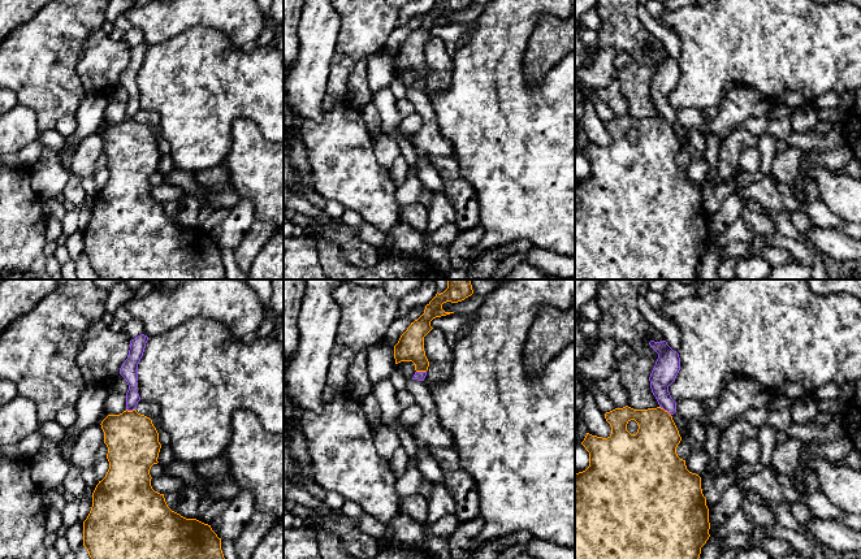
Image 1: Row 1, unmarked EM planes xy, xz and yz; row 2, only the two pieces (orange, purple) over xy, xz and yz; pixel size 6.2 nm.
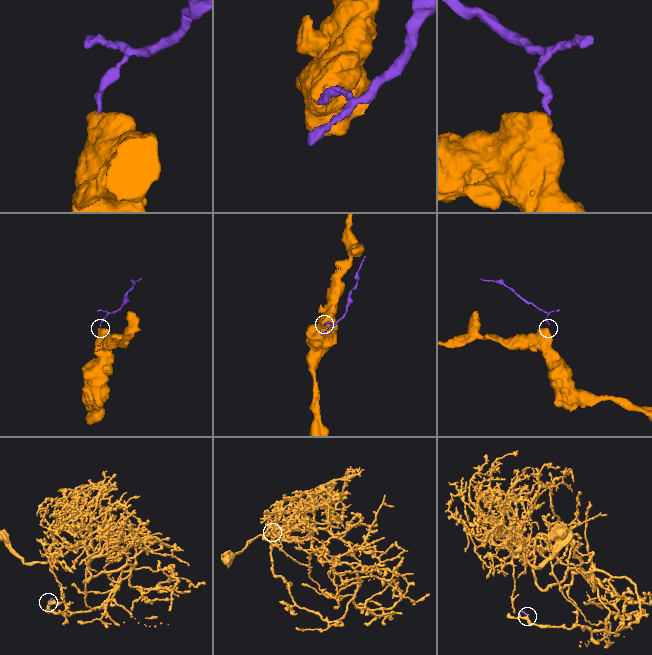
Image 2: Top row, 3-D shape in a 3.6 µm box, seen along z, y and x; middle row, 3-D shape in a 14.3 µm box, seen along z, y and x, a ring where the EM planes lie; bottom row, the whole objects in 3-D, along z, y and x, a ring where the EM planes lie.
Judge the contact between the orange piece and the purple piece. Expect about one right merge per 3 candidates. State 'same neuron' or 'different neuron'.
different neuron

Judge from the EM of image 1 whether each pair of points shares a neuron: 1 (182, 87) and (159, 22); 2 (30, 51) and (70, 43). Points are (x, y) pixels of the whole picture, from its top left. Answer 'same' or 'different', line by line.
1: different
2: same

